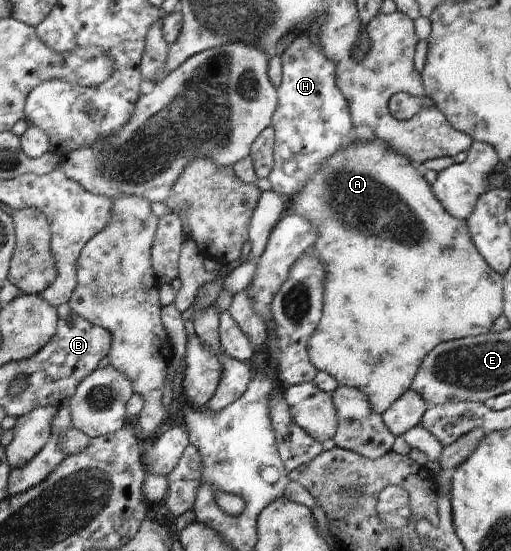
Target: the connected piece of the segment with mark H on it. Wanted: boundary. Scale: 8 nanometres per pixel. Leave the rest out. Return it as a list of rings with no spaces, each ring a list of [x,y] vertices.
[[[301,31],[280,55],[282,63],[282,82],[277,88],[278,104],[272,117],[274,129],[274,166],[269,174],[272,189],[280,196],[293,199],[304,183],[315,173],[320,163],[339,148],[354,142],[353,122],[345,96],[336,84],[336,67],[324,53],[320,39],[312,39],[309,31]]]

